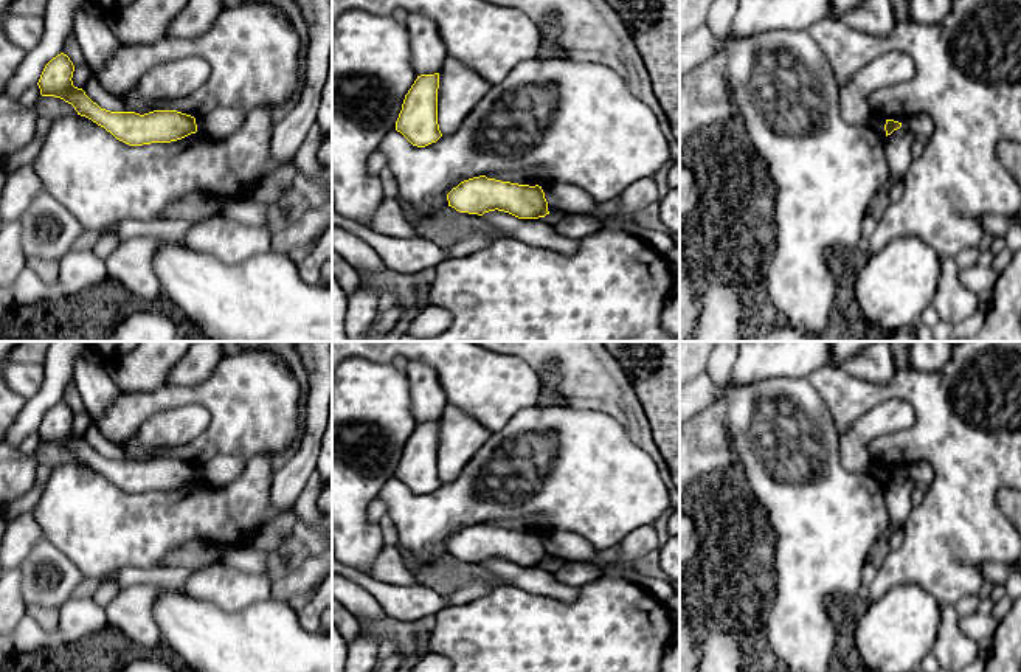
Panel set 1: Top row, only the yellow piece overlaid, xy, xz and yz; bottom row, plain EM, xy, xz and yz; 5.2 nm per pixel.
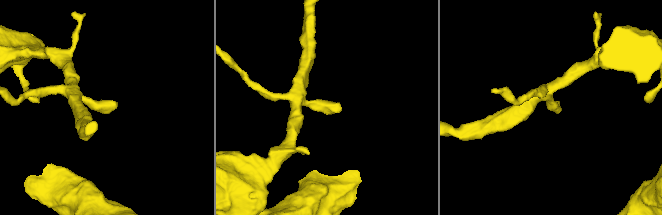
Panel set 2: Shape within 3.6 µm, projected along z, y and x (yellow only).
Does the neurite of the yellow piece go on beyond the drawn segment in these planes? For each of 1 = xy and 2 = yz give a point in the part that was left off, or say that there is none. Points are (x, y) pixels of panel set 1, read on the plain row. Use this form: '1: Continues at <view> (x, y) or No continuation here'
1: No continuation here
2: No continuation here

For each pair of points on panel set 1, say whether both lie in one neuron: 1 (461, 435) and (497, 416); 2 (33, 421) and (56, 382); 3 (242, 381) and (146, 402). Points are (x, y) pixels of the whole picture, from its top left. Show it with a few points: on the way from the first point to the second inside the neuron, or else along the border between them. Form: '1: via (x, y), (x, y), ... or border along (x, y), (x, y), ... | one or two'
1: border along (450, 404), (492, 432) | two
2: via (33, 412), (51, 391) | one
3: via (219, 393), (169, 396) | one

